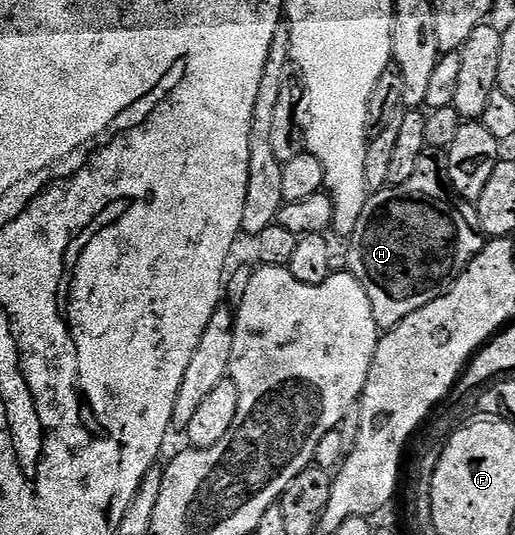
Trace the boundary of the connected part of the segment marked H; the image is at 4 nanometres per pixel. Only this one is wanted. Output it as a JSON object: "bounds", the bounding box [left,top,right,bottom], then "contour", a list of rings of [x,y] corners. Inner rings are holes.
{"bounds":[350,162,486,332],"contour":[[[428,162],[418,170],[408,176],[413,178],[406,179],[397,190],[380,190],[377,194],[375,191],[369,197],[366,217],[356,225],[350,239],[350,273],[362,284],[362,288],[366,288],[374,320],[384,332],[393,330],[406,316],[439,298],[445,287],[463,274],[478,257],[486,241],[475,205],[452,189],[441,163],[439,166],[436,162]]]}

